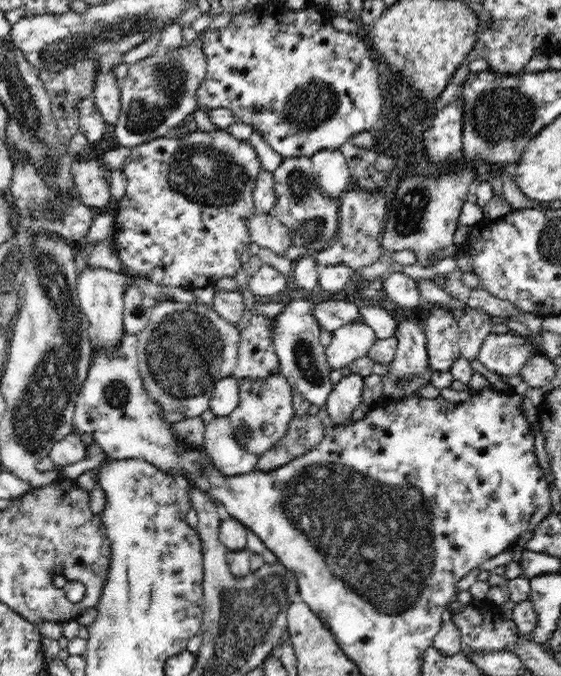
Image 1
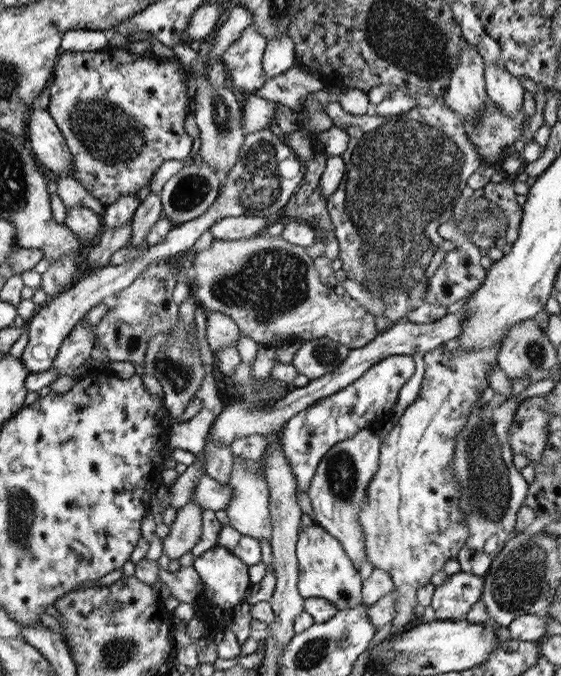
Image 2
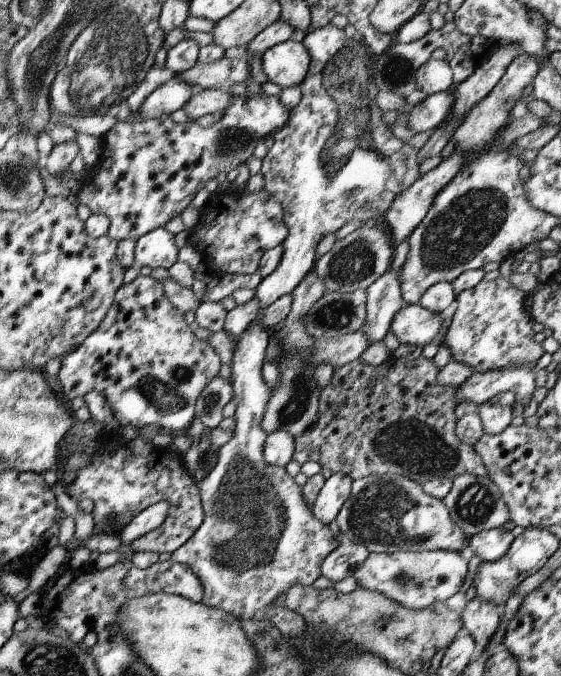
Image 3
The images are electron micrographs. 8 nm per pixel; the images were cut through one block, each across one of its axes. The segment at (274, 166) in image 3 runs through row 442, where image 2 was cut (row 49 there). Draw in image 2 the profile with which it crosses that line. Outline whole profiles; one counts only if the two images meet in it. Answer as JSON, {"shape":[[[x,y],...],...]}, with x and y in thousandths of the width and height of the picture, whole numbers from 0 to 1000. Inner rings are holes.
{"shape":[[[437,38],[426,56],[394,80],[398,98],[408,104],[408,115],[419,133],[462,133],[476,112],[469,107],[469,77],[476,56],[469,56],[458,41]]]}

